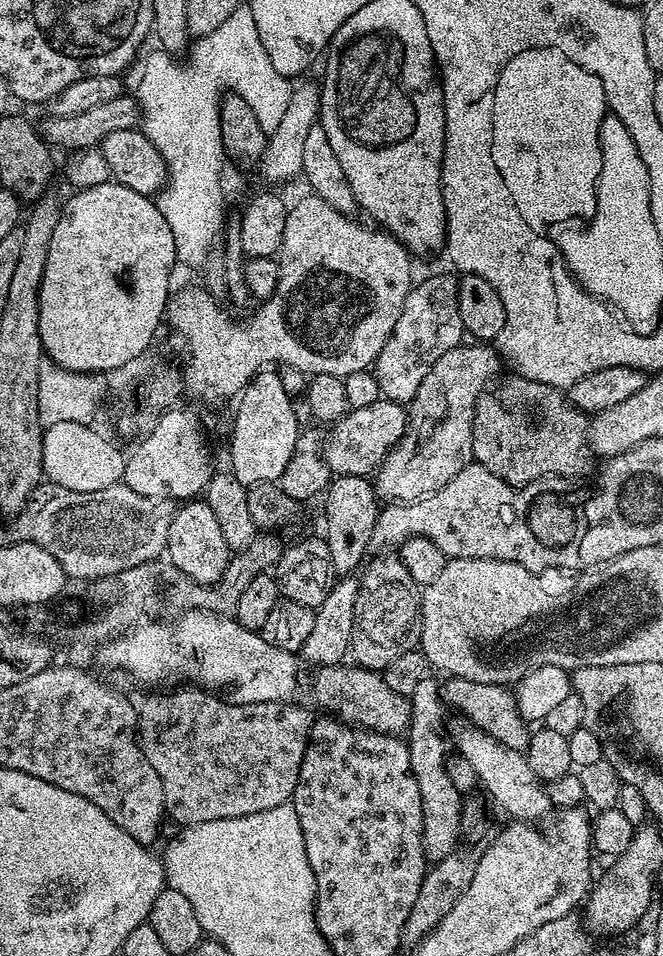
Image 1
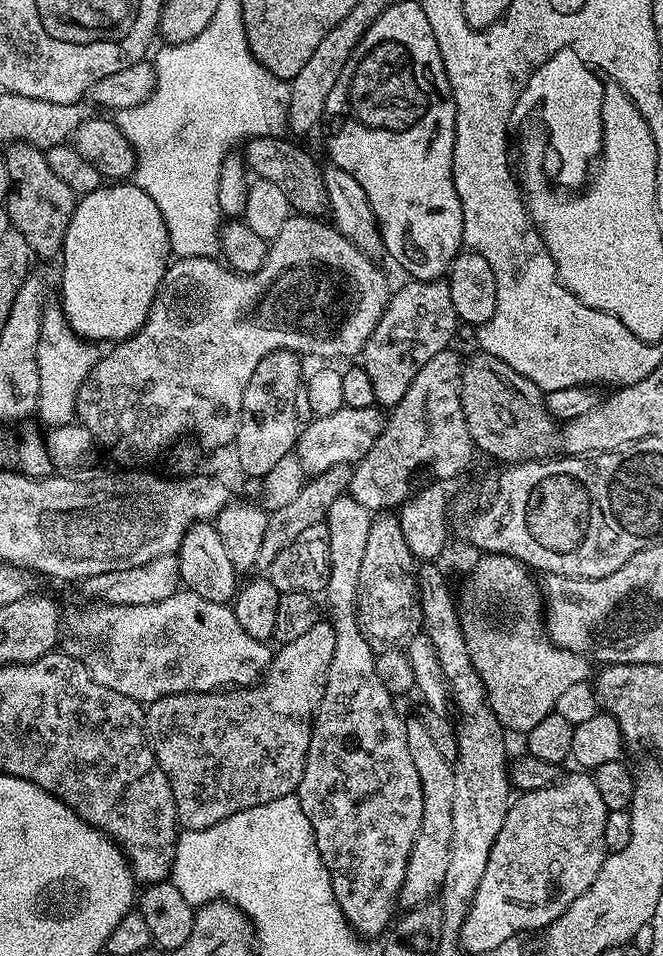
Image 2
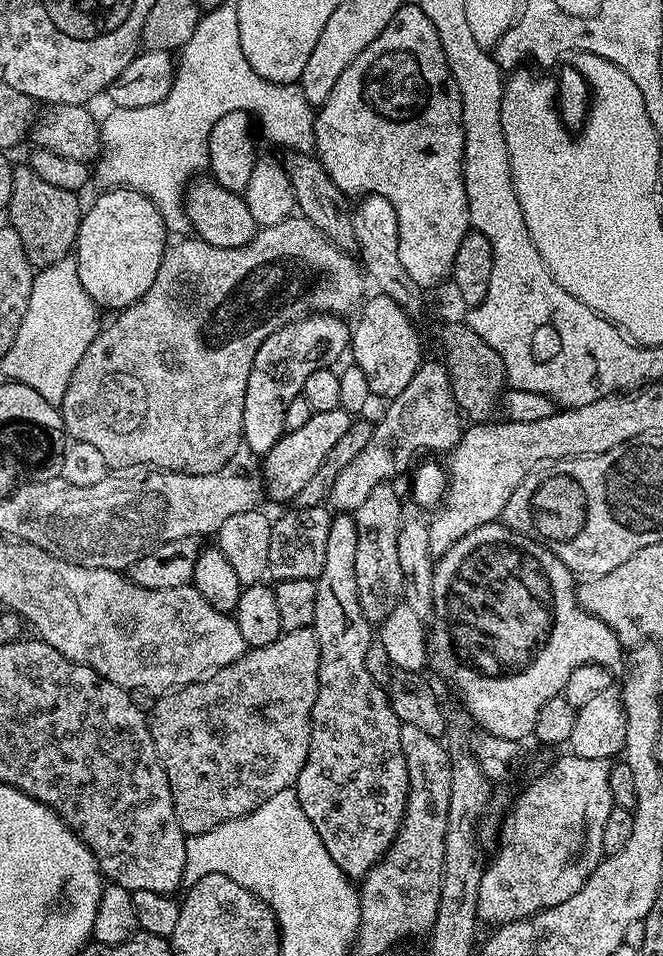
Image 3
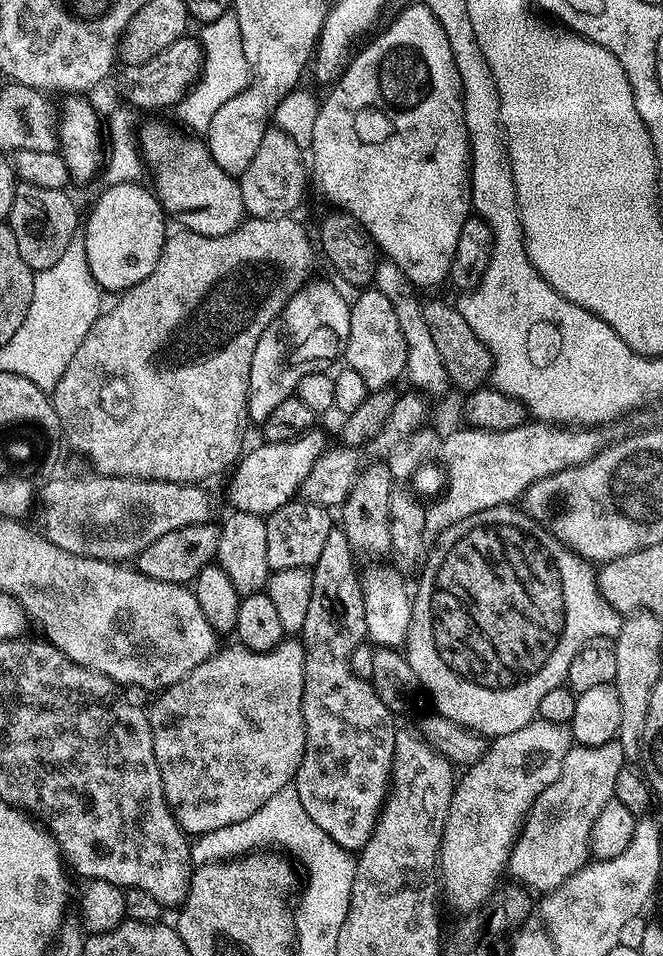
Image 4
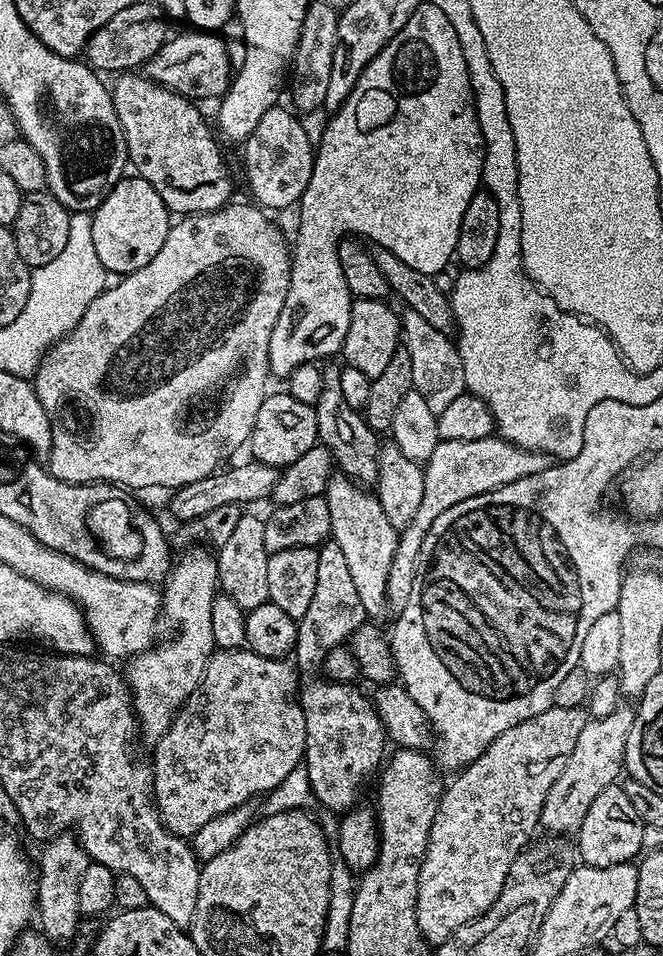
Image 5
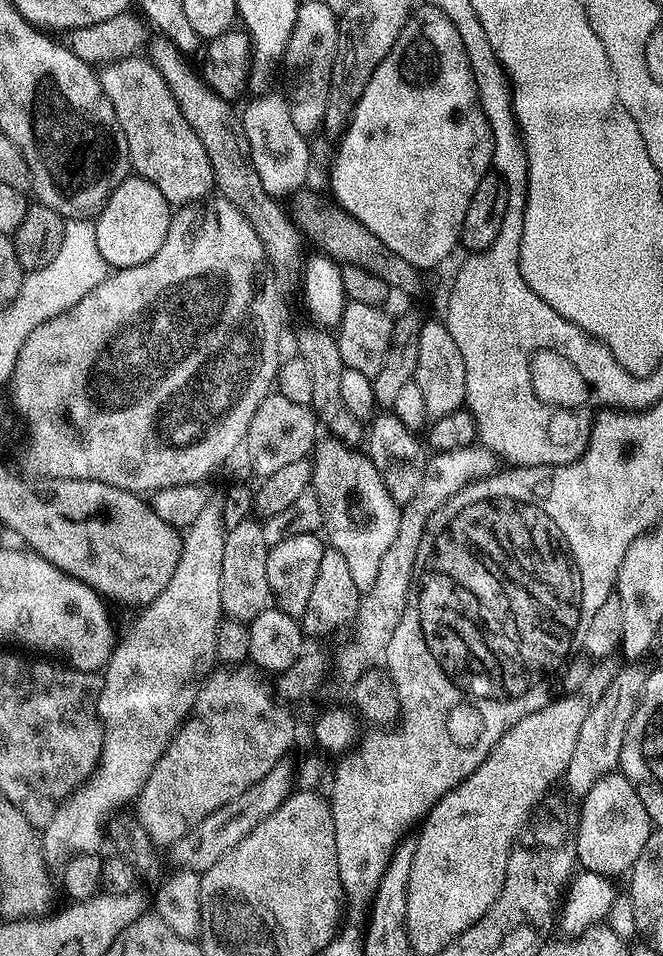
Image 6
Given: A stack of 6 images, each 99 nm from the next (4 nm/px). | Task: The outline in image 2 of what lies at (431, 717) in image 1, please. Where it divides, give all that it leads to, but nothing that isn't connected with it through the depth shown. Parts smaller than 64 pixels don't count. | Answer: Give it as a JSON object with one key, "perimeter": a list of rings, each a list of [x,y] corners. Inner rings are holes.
{"perimeter":[[[419,718],[407,721],[406,742],[410,746],[414,770],[418,770],[418,778],[422,782],[422,826],[418,830],[418,838],[414,838],[410,858],[406,862],[406,876],[400,887],[398,904],[404,910],[429,903],[444,885],[446,869],[450,863],[450,834],[454,827],[452,764],[448,763],[446,758],[442,758],[441,752],[437,751],[429,737],[429,731]]]}

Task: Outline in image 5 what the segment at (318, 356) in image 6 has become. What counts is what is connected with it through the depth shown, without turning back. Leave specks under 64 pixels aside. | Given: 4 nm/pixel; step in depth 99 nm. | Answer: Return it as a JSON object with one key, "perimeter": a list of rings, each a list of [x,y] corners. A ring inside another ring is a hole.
{"perimeter":[[[330,366],[324,368],[322,378],[322,394],[318,394],[316,421],[318,422],[318,440],[329,452],[335,467],[349,480],[355,480],[361,486],[375,485],[378,478],[378,458],[380,457],[381,437],[357,409],[346,402],[342,394],[340,368]]]}

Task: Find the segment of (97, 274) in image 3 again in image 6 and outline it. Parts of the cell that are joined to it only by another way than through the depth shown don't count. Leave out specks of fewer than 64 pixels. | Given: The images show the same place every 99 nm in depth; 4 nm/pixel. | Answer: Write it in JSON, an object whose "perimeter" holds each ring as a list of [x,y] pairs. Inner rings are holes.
{"perimeter":[[[130,174],[110,194],[106,206],[95,217],[98,234],[98,250],[109,269],[129,268],[142,262],[150,262],[166,242],[170,230],[173,209],[168,200],[162,198],[162,190],[141,176]]]}

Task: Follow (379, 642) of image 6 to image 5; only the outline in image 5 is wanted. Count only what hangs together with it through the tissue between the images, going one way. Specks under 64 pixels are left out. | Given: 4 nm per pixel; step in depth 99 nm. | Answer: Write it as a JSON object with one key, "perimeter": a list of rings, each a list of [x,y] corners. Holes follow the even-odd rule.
{"perimeter":[[[495,435],[478,438],[478,442],[440,440],[423,465],[422,503],[418,505],[410,526],[399,529],[398,532],[398,546],[394,550],[394,562],[390,562],[390,576],[386,578],[388,608],[393,613],[399,614],[406,606],[406,598],[410,598],[410,590],[414,586],[422,542],[426,542],[426,534],[430,526],[434,526],[434,518],[438,518],[438,514],[450,510],[450,506],[458,506],[458,502],[466,502],[466,498],[486,494],[518,478],[538,474],[543,468],[549,467],[549,464],[549,457],[544,453],[531,452],[528,448],[517,448],[510,441],[501,440]]]}

